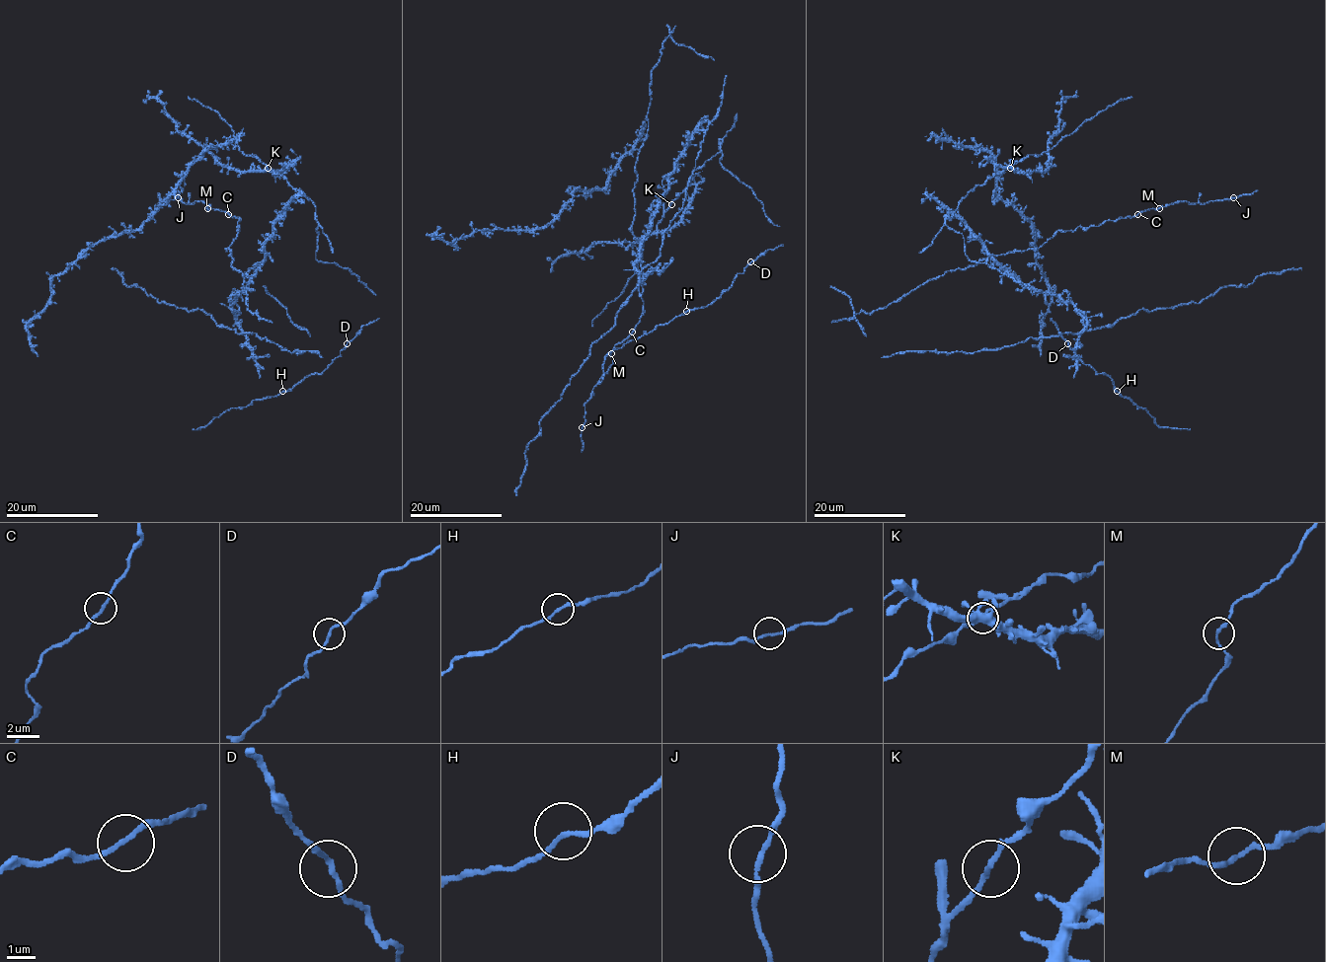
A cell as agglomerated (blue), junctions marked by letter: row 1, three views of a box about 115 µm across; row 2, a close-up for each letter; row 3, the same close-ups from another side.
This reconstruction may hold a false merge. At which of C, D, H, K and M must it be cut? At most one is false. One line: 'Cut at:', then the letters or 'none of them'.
Cut at: none of them

